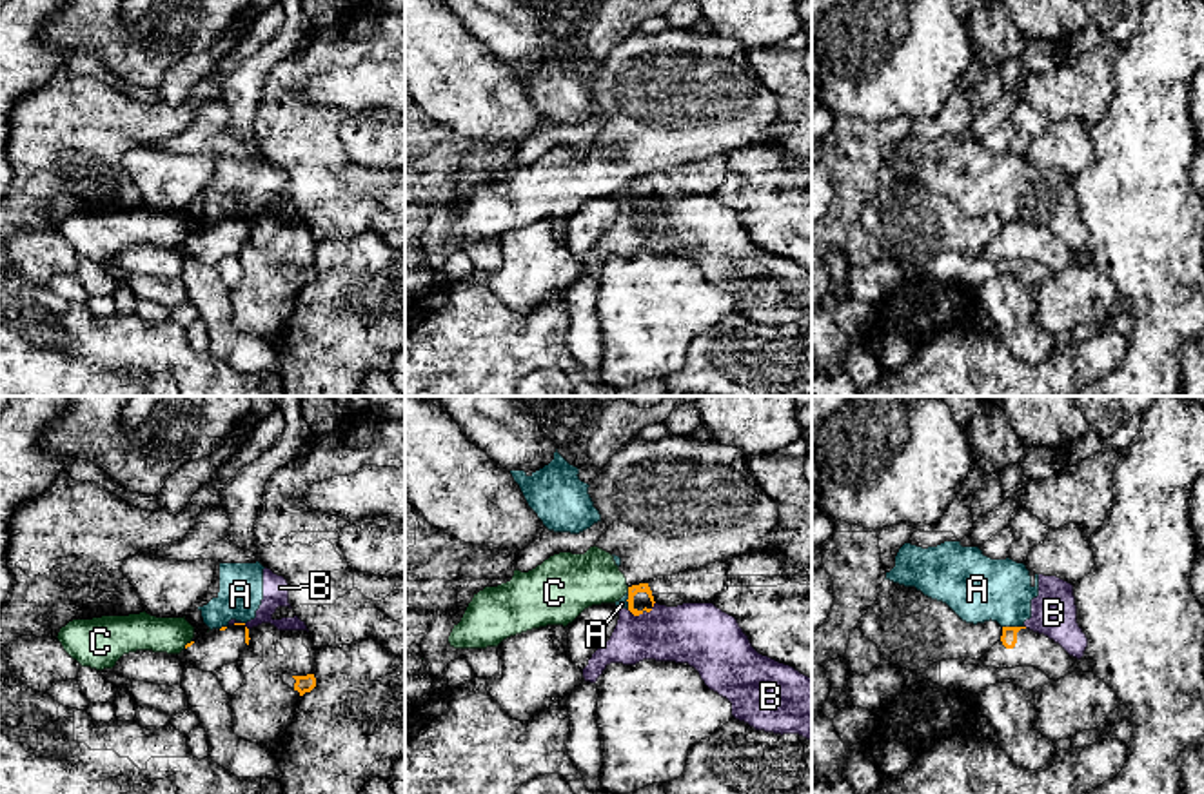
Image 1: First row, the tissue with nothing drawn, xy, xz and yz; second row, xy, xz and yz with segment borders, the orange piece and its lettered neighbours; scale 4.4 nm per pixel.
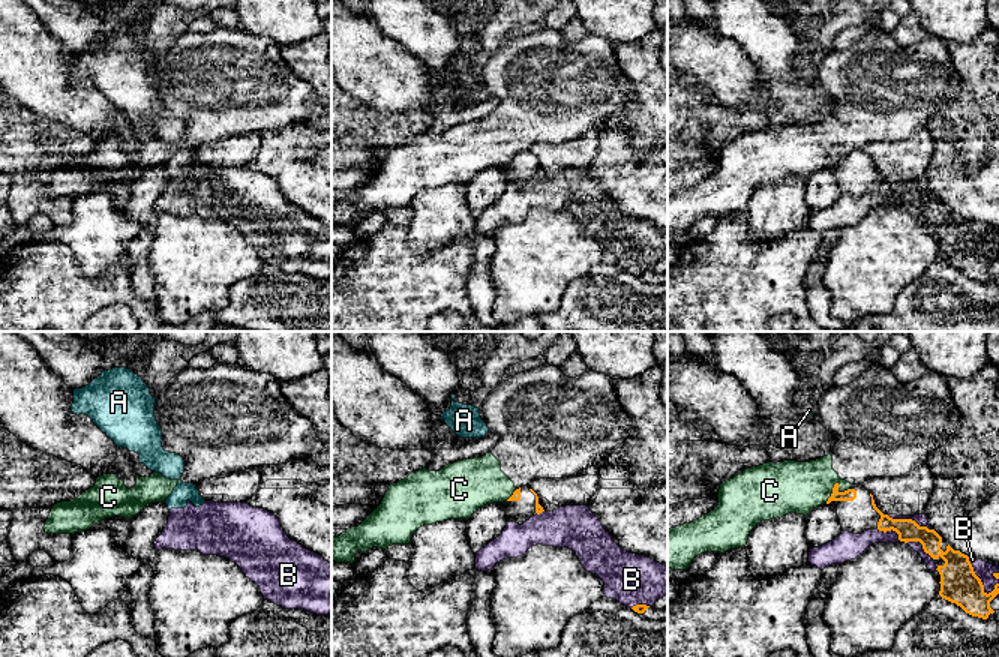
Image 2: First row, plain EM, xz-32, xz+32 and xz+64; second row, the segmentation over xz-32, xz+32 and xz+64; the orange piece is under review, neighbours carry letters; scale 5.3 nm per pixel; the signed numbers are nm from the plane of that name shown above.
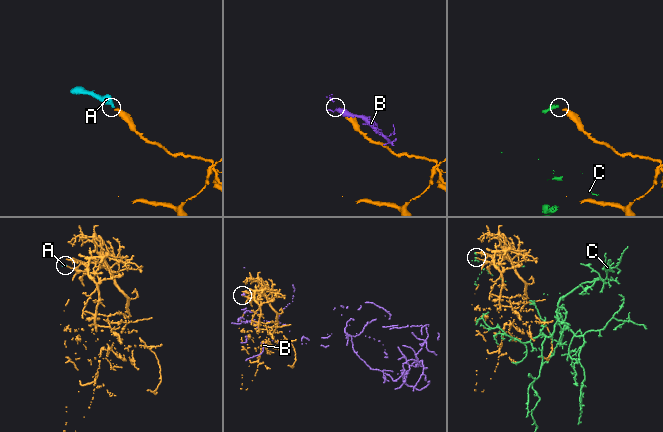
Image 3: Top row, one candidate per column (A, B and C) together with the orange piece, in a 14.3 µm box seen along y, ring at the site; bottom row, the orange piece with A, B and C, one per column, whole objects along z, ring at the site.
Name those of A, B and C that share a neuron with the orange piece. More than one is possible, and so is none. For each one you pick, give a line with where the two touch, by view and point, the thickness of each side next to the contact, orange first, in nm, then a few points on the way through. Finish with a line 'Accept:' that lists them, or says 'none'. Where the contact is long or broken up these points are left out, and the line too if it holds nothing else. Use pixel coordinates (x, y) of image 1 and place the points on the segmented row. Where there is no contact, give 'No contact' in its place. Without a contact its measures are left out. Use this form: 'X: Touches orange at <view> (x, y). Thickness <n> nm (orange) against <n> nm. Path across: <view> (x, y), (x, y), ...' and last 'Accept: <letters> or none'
Accept: none

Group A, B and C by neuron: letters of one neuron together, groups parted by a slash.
A B / C

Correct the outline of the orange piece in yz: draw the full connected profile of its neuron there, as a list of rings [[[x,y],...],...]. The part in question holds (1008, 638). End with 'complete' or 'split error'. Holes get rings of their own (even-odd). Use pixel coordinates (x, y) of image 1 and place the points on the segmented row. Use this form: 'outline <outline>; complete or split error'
outline [[[1002,627],[1001,640],[981,661],[995,669],[1035,667],[1057,681],[1071,672],[1077,658],[1044,634],[1026,627]]]; split error

